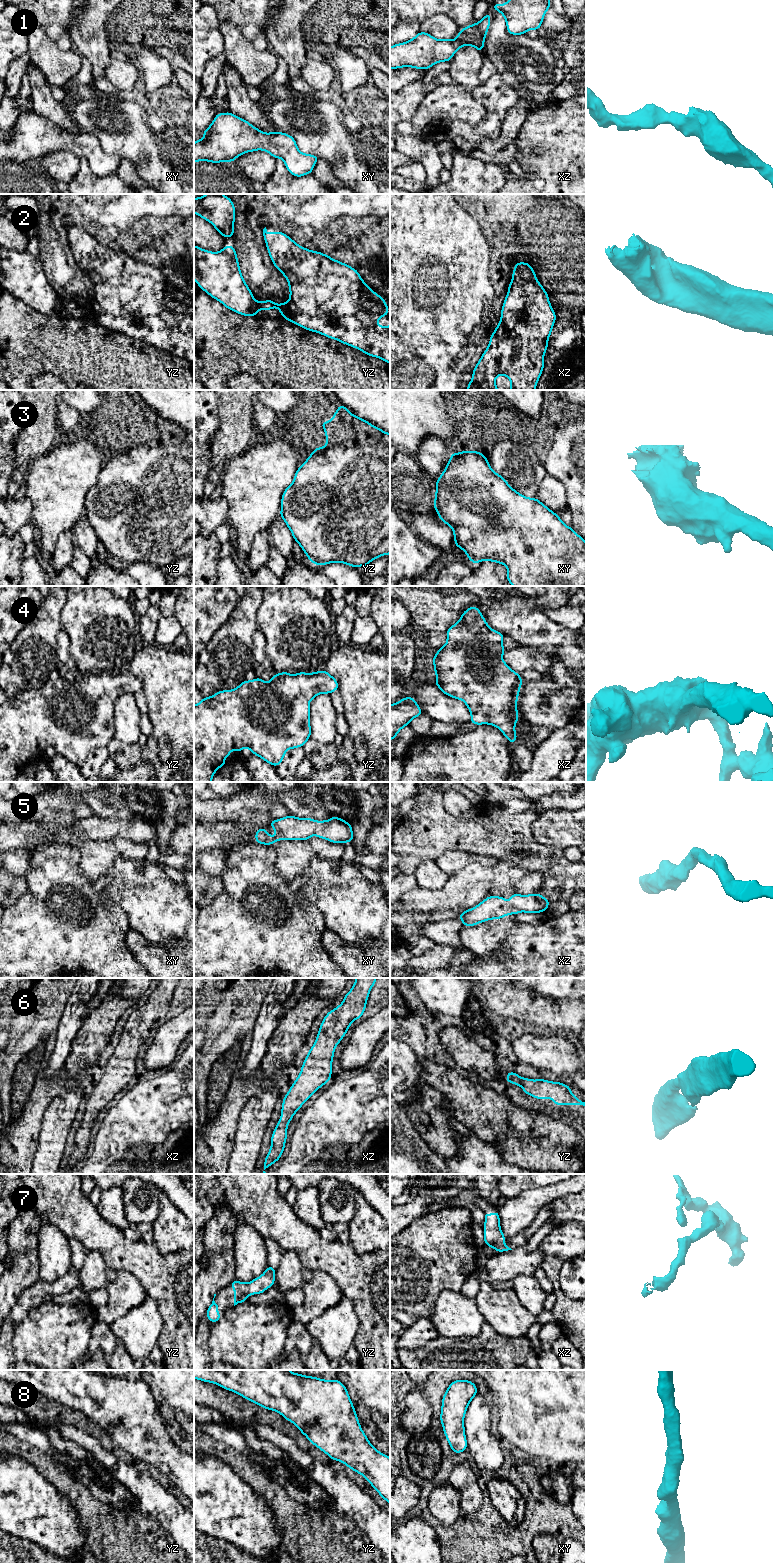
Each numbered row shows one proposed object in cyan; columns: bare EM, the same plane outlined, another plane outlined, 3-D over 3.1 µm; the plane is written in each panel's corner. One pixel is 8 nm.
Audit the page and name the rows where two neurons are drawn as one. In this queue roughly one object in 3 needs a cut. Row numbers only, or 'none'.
none

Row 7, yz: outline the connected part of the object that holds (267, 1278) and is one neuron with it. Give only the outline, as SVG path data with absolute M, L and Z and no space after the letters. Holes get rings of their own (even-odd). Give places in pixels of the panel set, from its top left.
M268 1266L260 1277L255 1278L251 1282L232 1281L230 1285L234 1289L234 1306L247 1301L249 1295L261 1294L267 1288L273 1287L275 1280L275 1268Z

